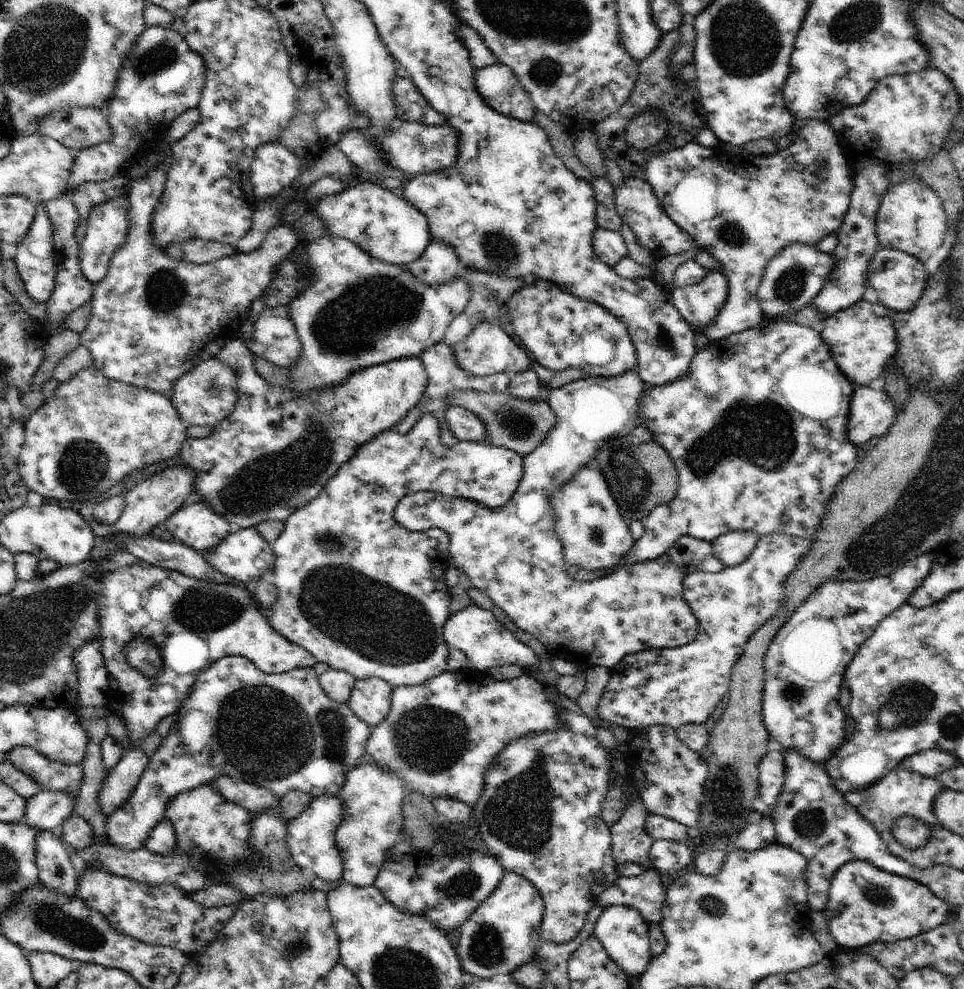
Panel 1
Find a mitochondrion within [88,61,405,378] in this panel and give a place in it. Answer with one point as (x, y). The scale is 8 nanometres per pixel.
(165, 290)

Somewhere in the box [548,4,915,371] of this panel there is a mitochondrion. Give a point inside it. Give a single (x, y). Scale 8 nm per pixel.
(787, 291)

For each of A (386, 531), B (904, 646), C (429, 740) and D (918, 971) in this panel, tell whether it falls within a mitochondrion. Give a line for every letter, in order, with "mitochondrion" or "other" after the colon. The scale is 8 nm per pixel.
A: other
B: other
C: mitochondrion
D: other

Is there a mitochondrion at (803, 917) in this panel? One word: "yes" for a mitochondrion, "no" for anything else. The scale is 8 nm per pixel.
no

